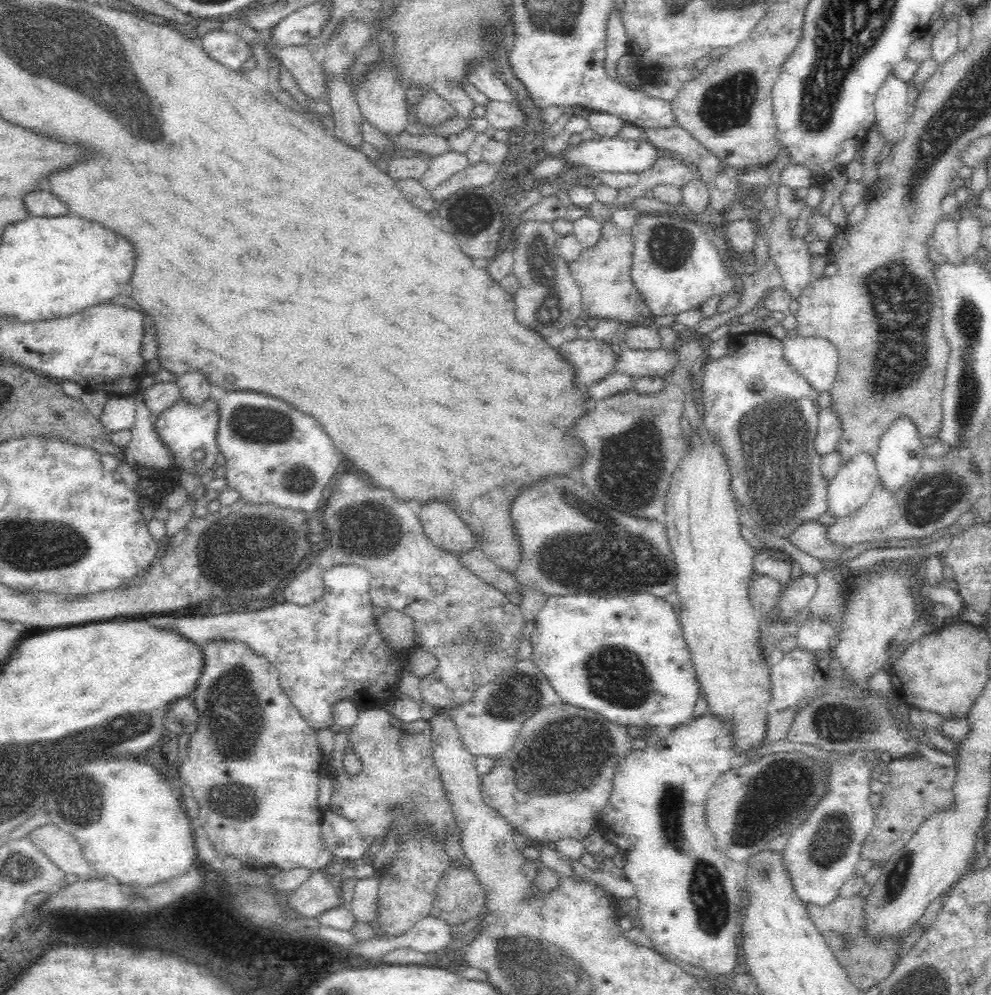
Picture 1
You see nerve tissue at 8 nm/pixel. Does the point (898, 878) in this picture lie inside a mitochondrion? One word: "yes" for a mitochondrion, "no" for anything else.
yes

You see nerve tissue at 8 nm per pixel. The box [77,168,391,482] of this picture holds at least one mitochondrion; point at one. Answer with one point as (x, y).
(251, 421)

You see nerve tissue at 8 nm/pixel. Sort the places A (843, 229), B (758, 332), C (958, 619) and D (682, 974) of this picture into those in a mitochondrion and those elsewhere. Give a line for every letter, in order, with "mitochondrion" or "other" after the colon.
A: other
B: other
C: other
D: other

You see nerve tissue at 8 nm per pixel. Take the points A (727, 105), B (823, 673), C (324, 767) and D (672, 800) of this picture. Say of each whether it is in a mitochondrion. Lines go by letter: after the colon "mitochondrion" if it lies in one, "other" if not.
A: mitochondrion
B: other
C: other
D: mitochondrion

